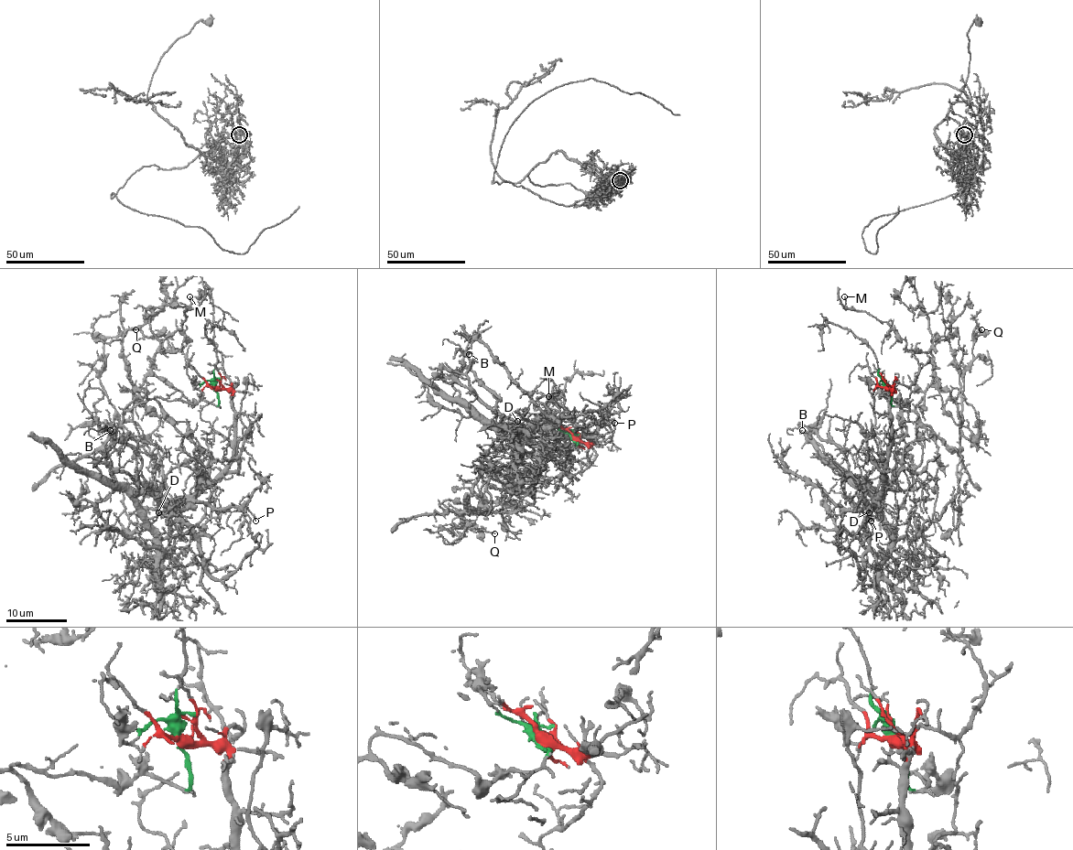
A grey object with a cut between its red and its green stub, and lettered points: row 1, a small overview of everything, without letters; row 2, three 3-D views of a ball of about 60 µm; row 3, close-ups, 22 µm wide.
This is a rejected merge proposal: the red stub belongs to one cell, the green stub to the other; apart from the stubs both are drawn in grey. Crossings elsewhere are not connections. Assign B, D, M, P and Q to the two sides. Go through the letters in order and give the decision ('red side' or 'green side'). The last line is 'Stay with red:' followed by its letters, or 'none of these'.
B: red side
D: red side
M: green side
P: red side
Q: green side
Stay with red: B, D, P

